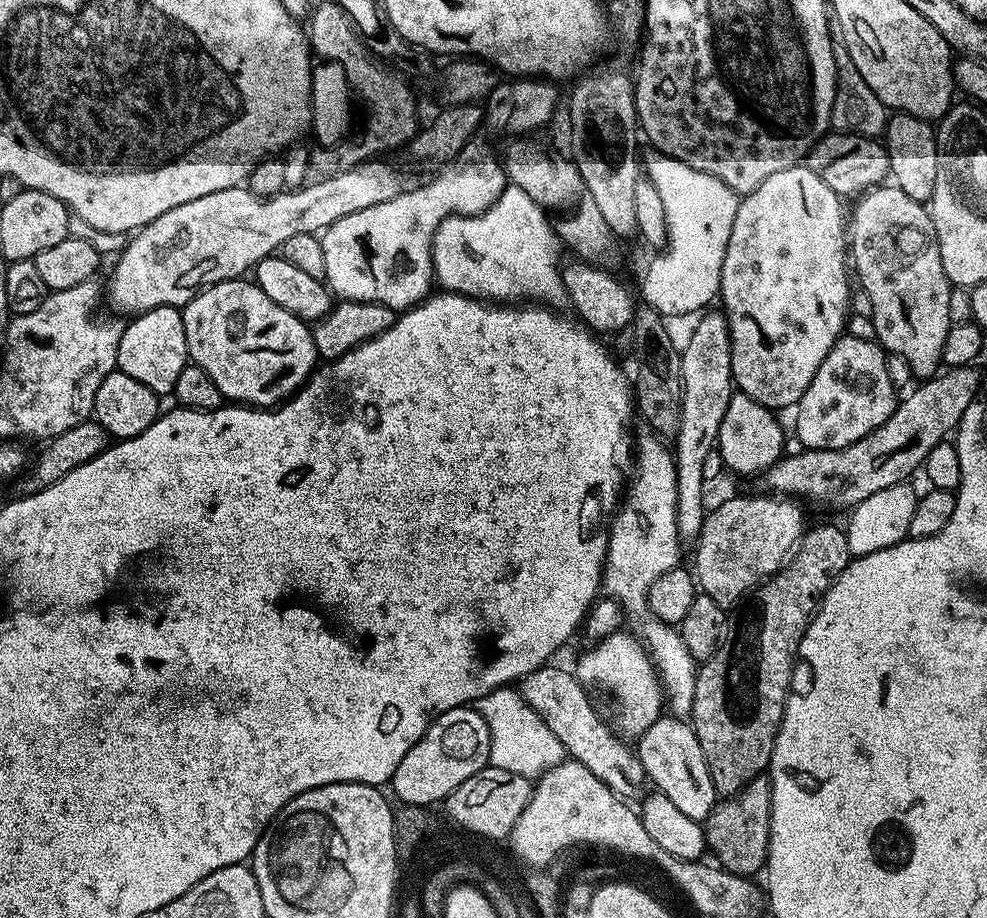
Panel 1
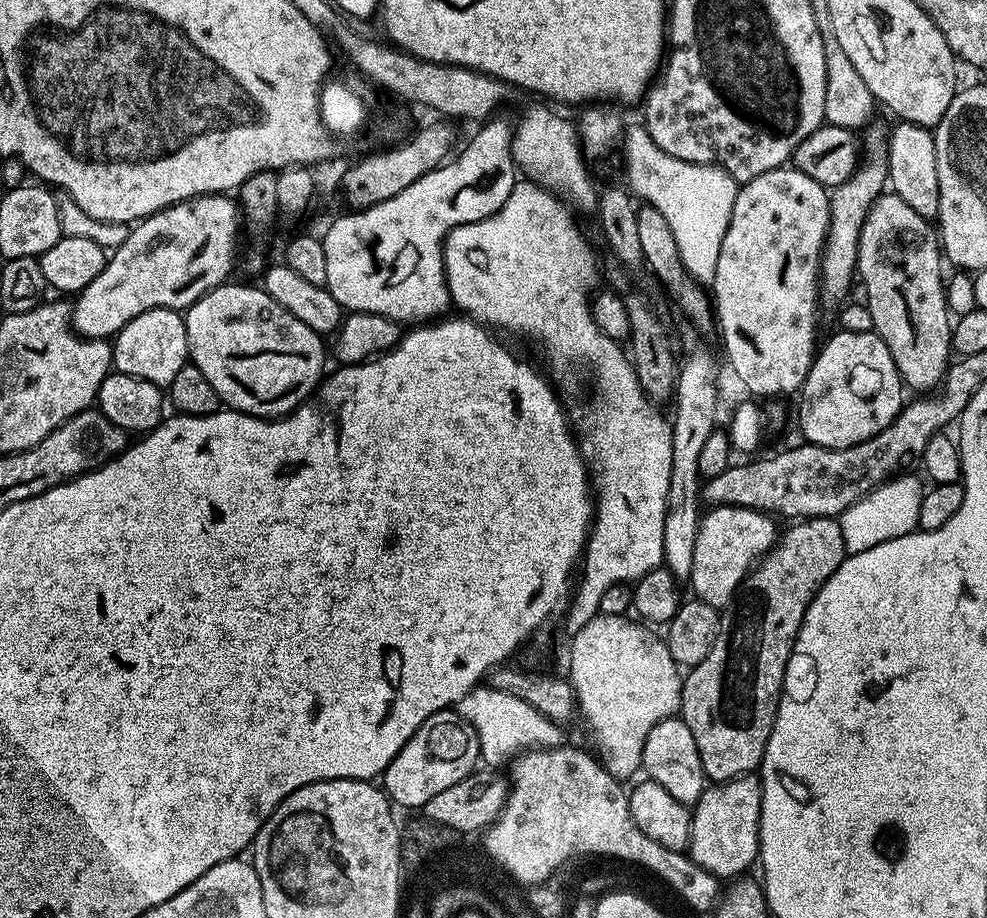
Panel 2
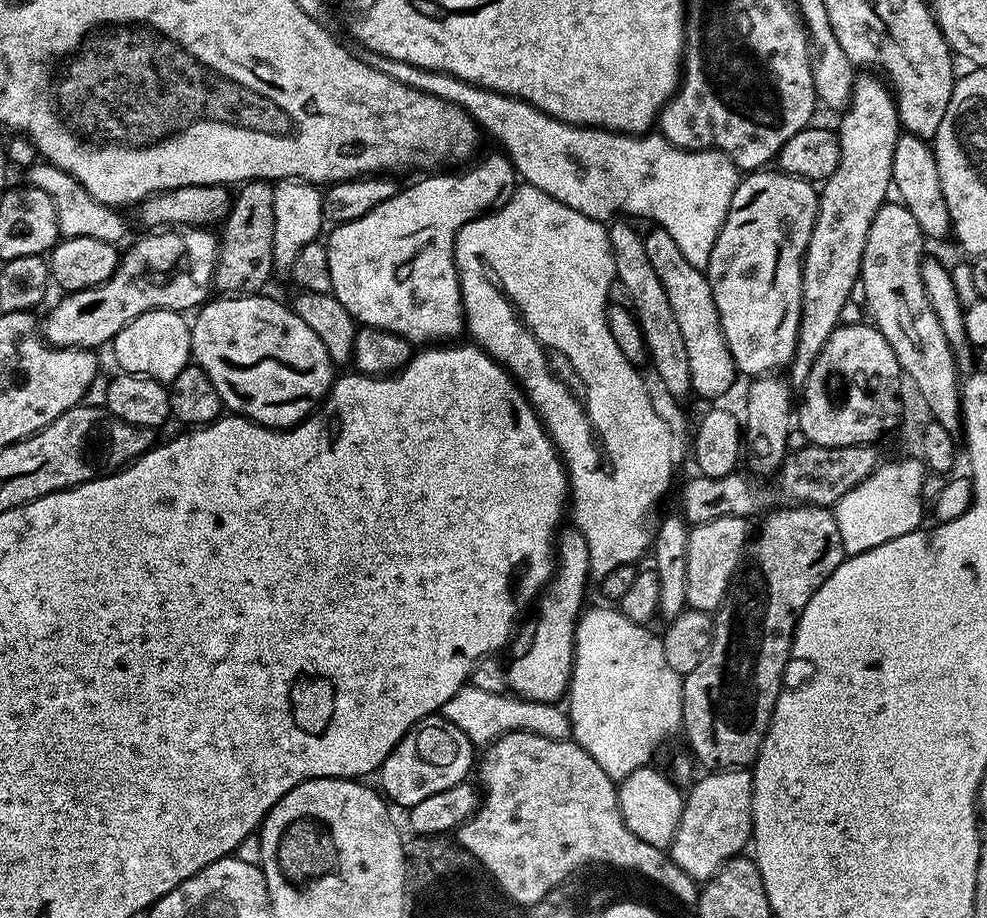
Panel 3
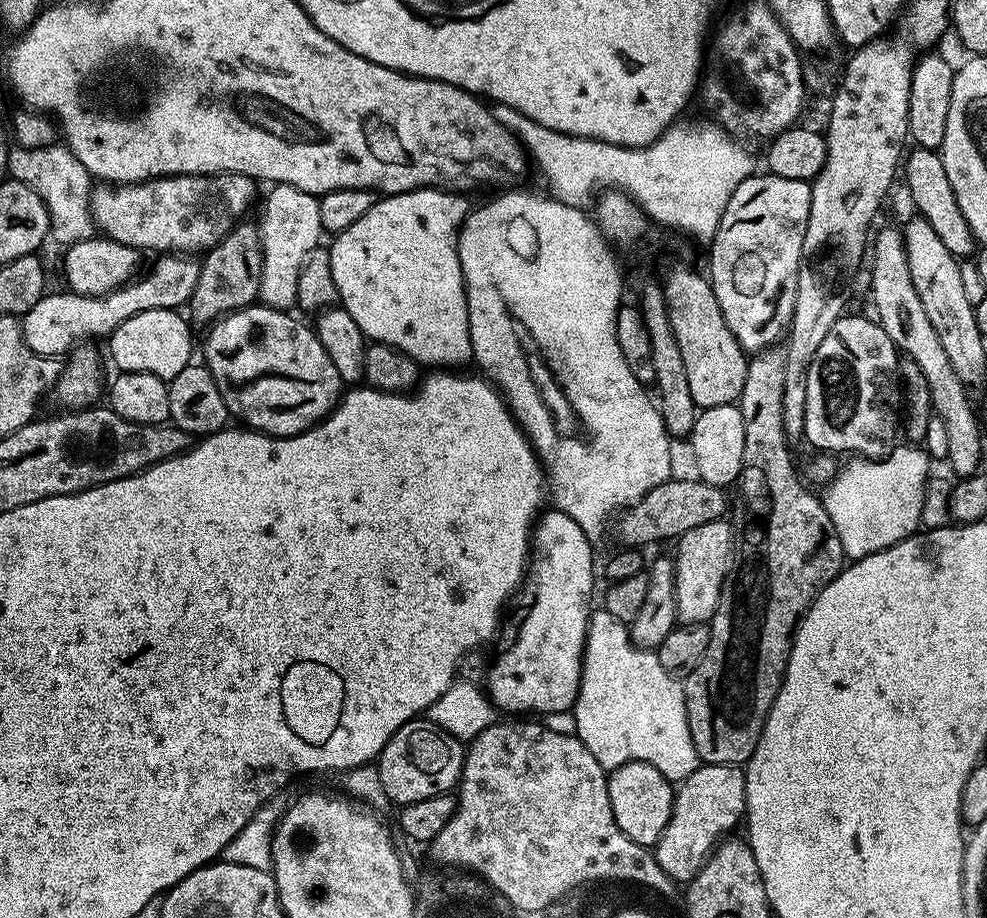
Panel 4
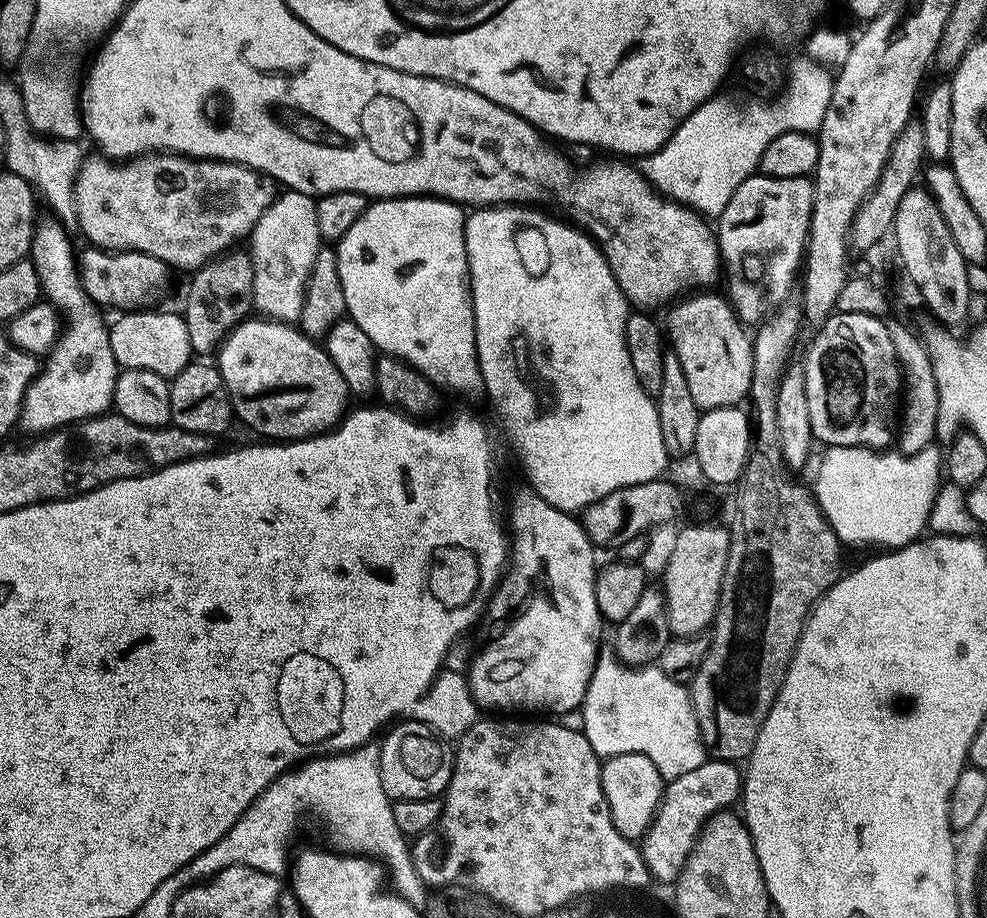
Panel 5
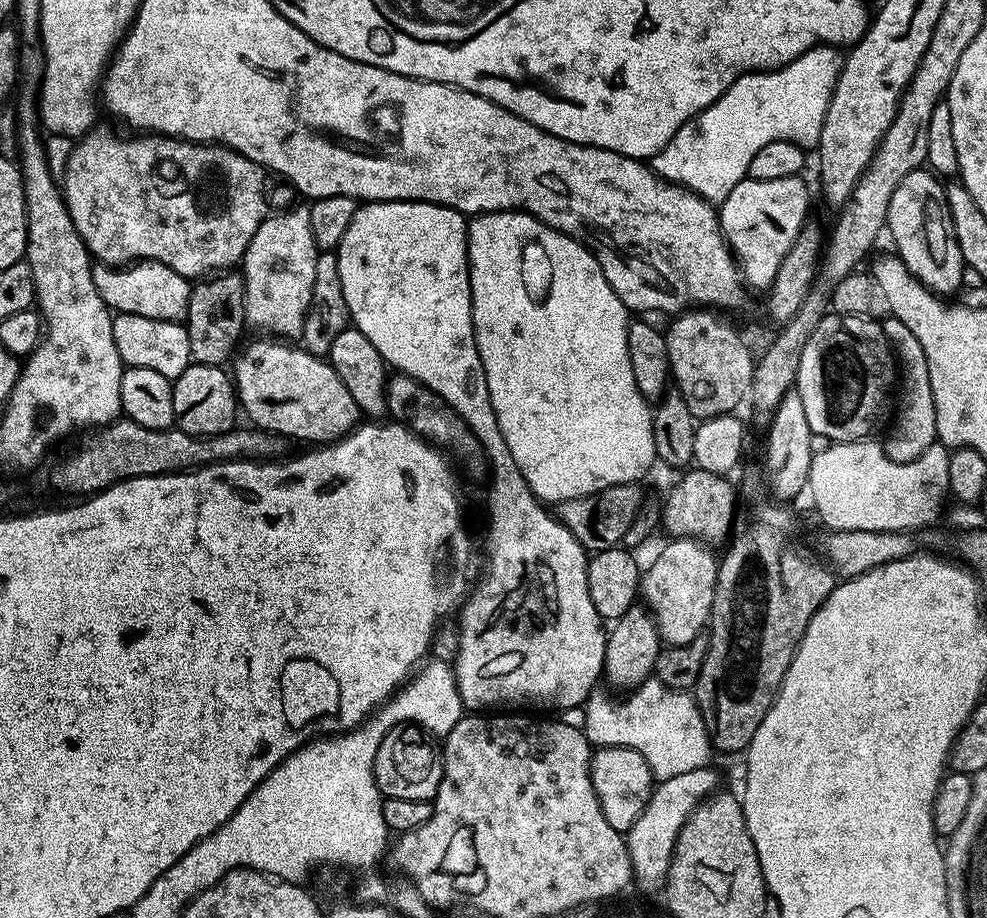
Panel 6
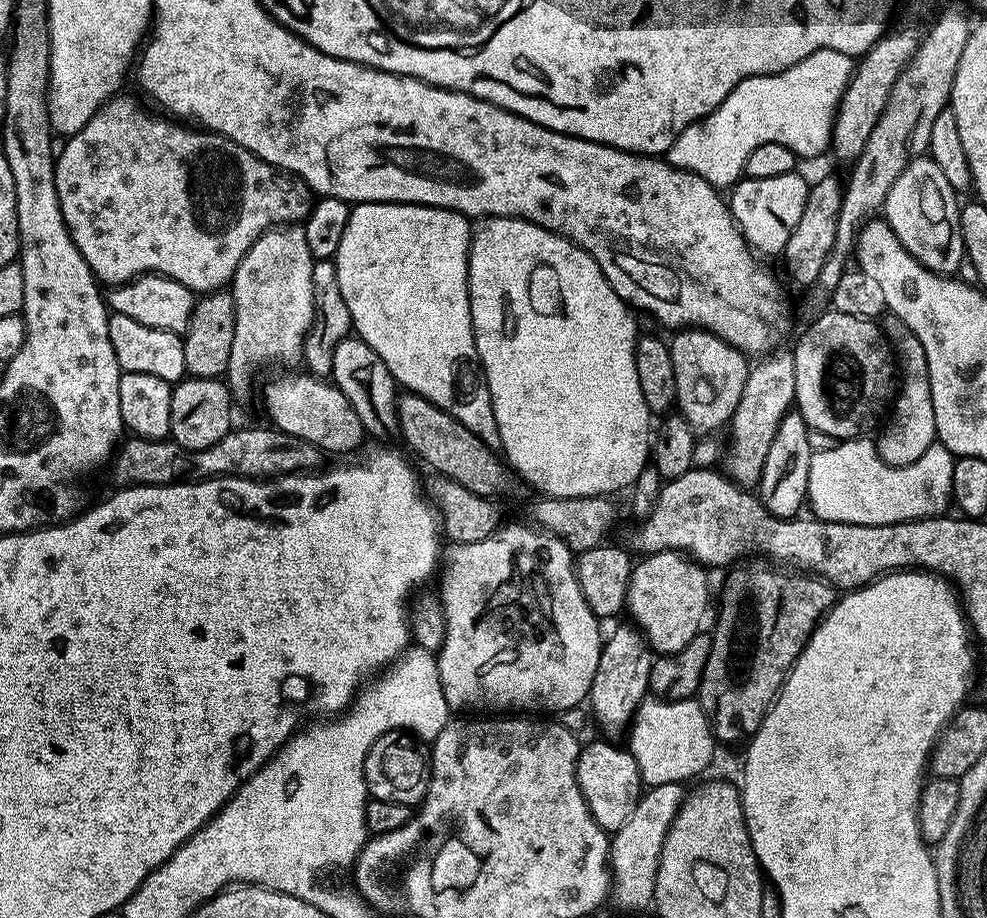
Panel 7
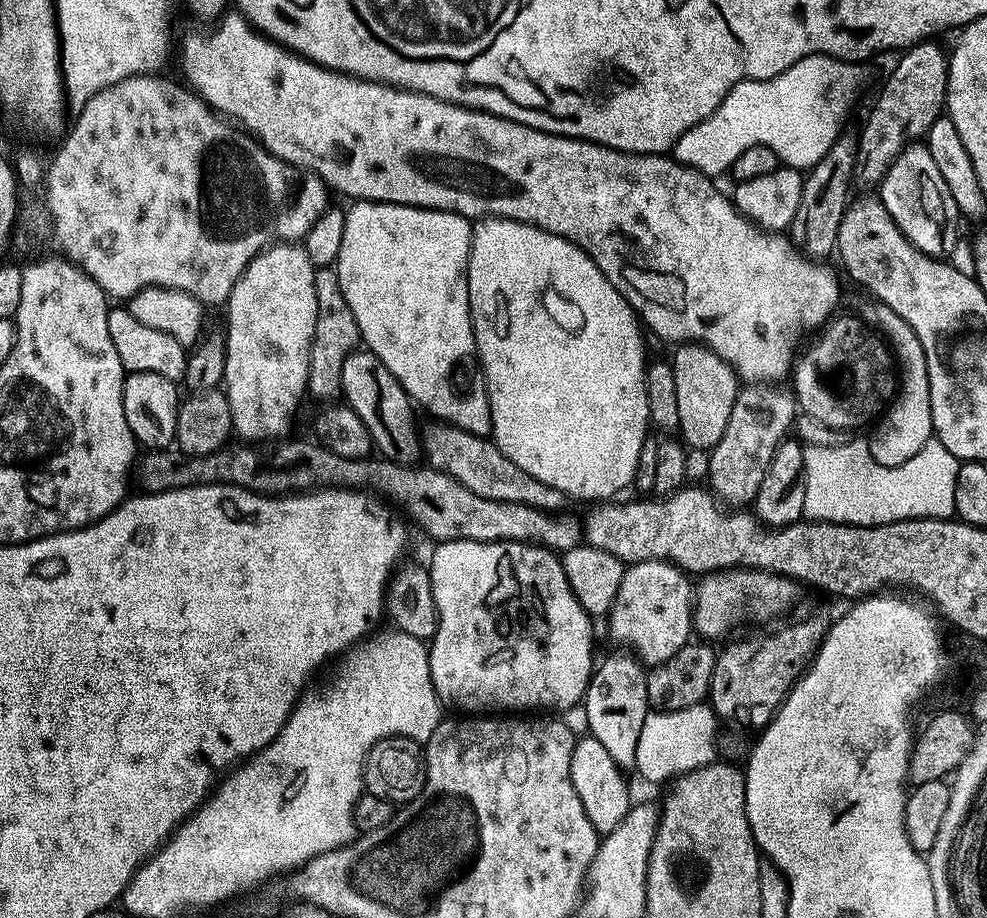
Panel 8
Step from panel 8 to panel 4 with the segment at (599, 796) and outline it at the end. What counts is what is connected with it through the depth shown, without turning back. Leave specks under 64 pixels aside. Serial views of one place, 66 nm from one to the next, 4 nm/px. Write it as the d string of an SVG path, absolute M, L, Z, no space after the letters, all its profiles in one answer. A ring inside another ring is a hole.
M644 760L628 761L610 772L608 793L614 818L622 834L645 846L657 844L666 830L666 822L670 822L674 799L673 782L667 780L654 765Z

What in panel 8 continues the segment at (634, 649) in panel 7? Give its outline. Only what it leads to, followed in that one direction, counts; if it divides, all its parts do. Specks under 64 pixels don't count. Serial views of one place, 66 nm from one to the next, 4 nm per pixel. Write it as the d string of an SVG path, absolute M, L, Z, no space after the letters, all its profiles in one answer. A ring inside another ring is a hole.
M616 652L613 656L606 657L601 664L599 661L595 665L592 679L584 691L582 709L584 708L584 720L588 723L587 731L590 735L598 738L602 746L606 746L622 770L632 770L636 766L635 752L638 750L642 726L650 713L648 672L635 655L624 652Z

